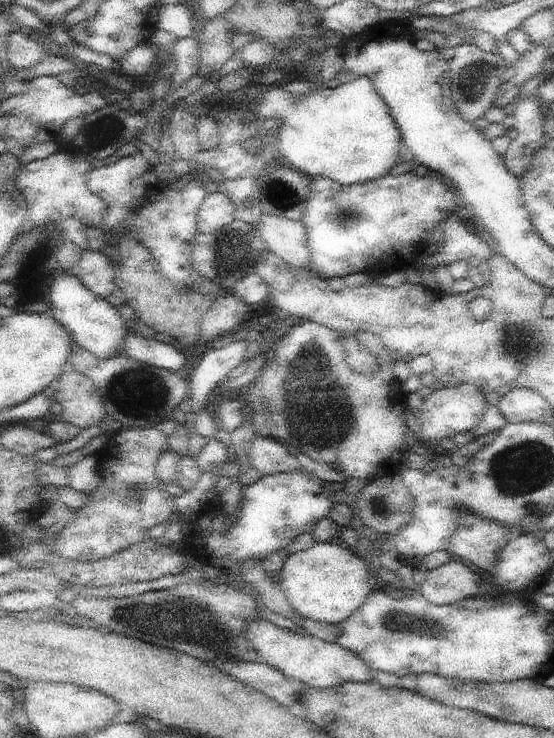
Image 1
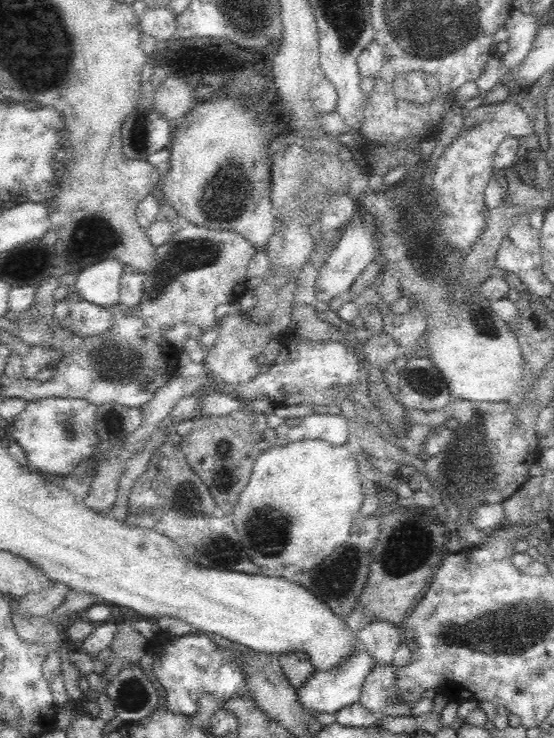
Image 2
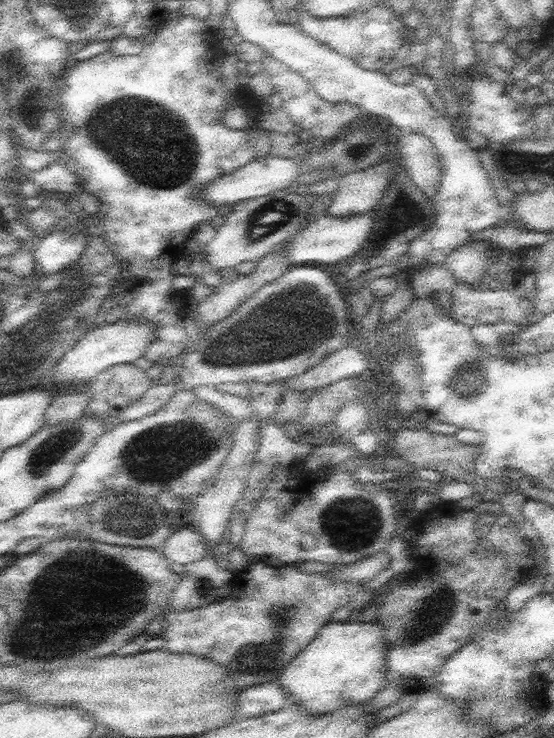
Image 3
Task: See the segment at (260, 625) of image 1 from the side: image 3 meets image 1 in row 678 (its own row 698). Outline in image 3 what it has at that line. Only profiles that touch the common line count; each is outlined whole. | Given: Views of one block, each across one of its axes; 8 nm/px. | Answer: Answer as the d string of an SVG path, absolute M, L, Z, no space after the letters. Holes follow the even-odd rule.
M361 618L329 622L277 678L281 688L287 690L289 702L305 708L313 716L323 716L345 706L373 700L389 682L385 670L385 630L383 624L361 622Z

